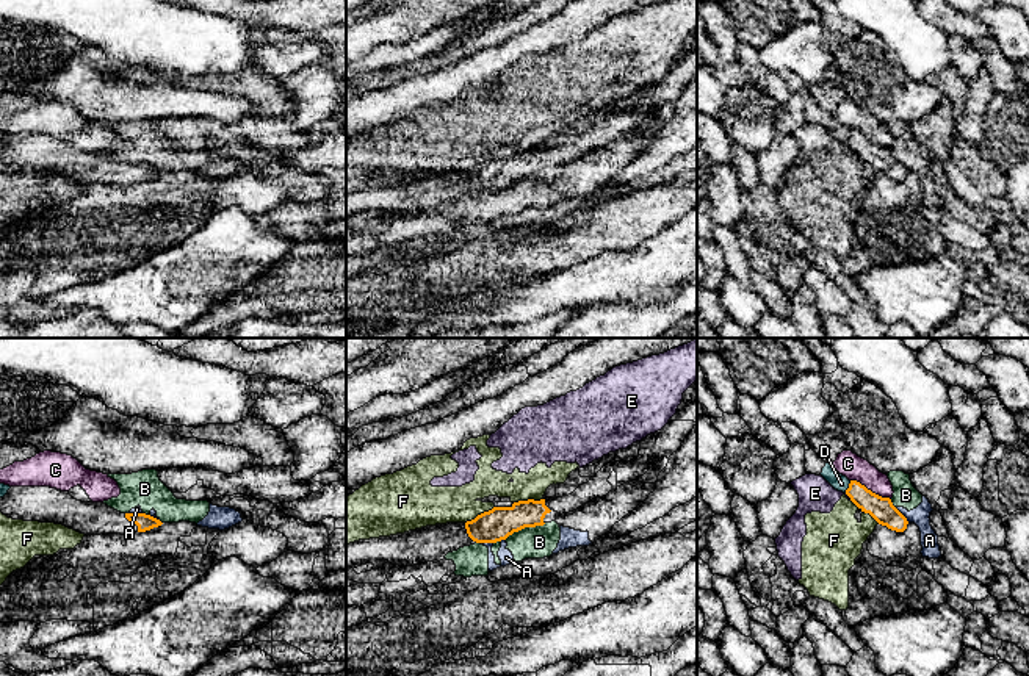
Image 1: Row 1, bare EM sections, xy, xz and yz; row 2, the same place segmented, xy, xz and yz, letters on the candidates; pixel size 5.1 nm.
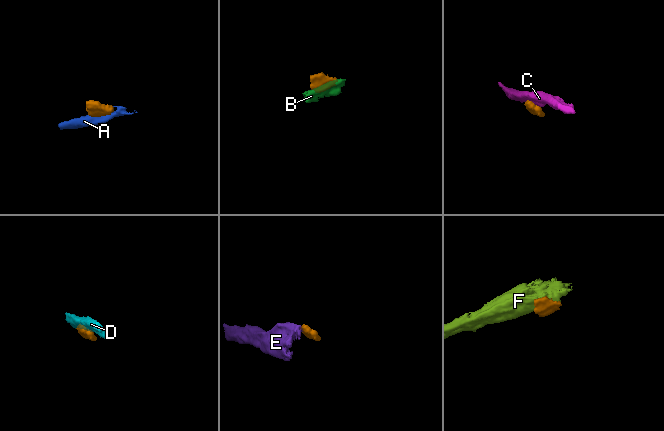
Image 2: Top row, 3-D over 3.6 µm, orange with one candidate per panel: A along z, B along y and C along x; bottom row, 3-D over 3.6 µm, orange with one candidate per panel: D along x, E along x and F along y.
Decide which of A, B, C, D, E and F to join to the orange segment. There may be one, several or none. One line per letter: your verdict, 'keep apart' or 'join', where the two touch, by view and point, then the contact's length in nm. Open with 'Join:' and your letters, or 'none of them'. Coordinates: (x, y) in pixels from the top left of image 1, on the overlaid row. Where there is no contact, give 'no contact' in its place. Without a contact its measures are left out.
Join: none of them
A: keep apart | yz (902, 515) | 110 nm
B: keep apart | xz (525, 526) | 240 nm
C: keep apart | yz (870, 490) | 240 nm
D: keep apart | yz (849, 487) | 70 nm
E: keep apart | yz (848, 495) | 50 nm
F: keep apart | xz (528, 499) | 150 nm

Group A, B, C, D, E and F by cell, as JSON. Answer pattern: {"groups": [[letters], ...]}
{"groups": [["A", "B"], ["C"], ["D"], ["E", "F"]]}

